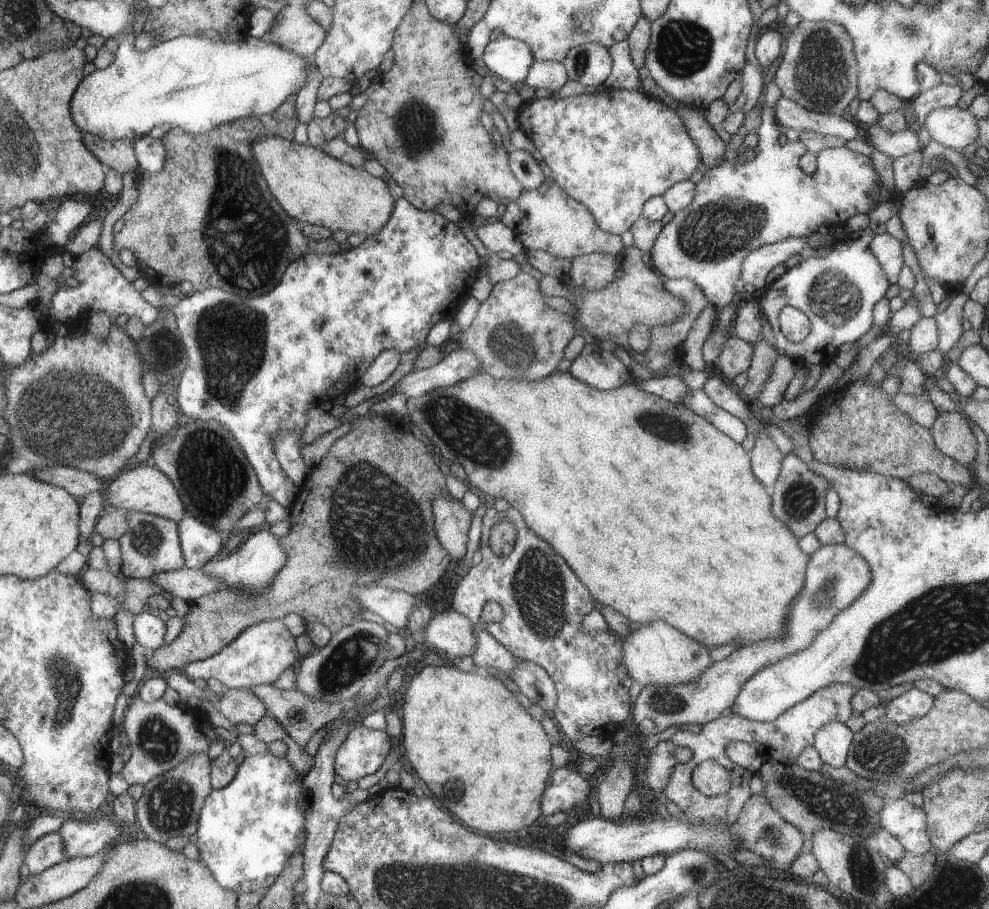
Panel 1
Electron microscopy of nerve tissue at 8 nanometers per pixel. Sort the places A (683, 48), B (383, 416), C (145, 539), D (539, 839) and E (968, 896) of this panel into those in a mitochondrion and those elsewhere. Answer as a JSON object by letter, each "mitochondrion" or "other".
{"A":"mitochondrion","B":"other","C":"mitochondrion","D":"other","E":"other"}

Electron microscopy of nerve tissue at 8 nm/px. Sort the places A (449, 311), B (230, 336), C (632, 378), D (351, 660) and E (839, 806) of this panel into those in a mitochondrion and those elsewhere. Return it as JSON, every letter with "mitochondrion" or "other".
{"A":"other","B":"mitochondrion","C":"other","D":"mitochondrion","E":"mitochondrion"}

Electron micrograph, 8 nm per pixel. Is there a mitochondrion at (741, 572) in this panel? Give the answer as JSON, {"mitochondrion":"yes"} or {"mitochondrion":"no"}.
{"mitochondrion":"no"}

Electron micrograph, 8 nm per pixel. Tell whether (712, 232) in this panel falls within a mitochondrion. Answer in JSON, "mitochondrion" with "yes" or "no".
{"mitochondrion":"yes"}

